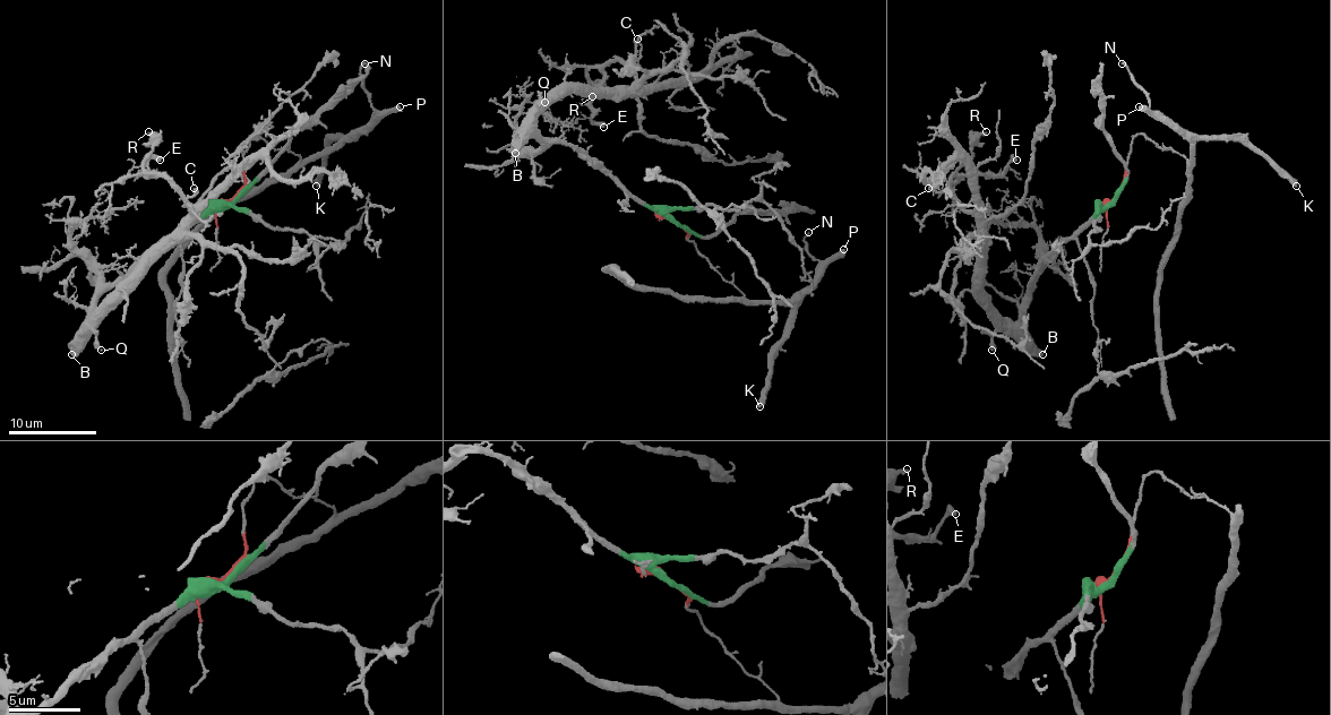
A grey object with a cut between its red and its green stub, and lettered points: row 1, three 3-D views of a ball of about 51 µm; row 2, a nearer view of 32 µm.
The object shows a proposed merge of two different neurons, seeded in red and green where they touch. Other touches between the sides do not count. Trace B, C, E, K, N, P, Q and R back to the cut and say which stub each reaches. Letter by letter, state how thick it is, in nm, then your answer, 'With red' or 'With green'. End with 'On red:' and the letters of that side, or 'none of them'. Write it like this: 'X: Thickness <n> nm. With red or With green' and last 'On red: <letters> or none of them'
B: Thickness 400 nm. With green
C: Thickness 140 nm. With green
E: Thickness 440 nm. With green
K: Thickness 400 nm. With red
N: Thickness 190 nm. With red
P: Thickness 480 nm. With red
Q: Thickness 260 nm. With green
R: Thickness 200 nm. With green
On red: K, N, P

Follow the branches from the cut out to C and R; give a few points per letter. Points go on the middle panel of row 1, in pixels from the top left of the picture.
C: (673, 222), (533, 125), (563, 94), (628, 89), (637, 39)
R: (673, 222), (540, 134), (533, 120), (563, 94), (628, 89), (633, 74), (618, 60), (591, 65), (591, 96)

